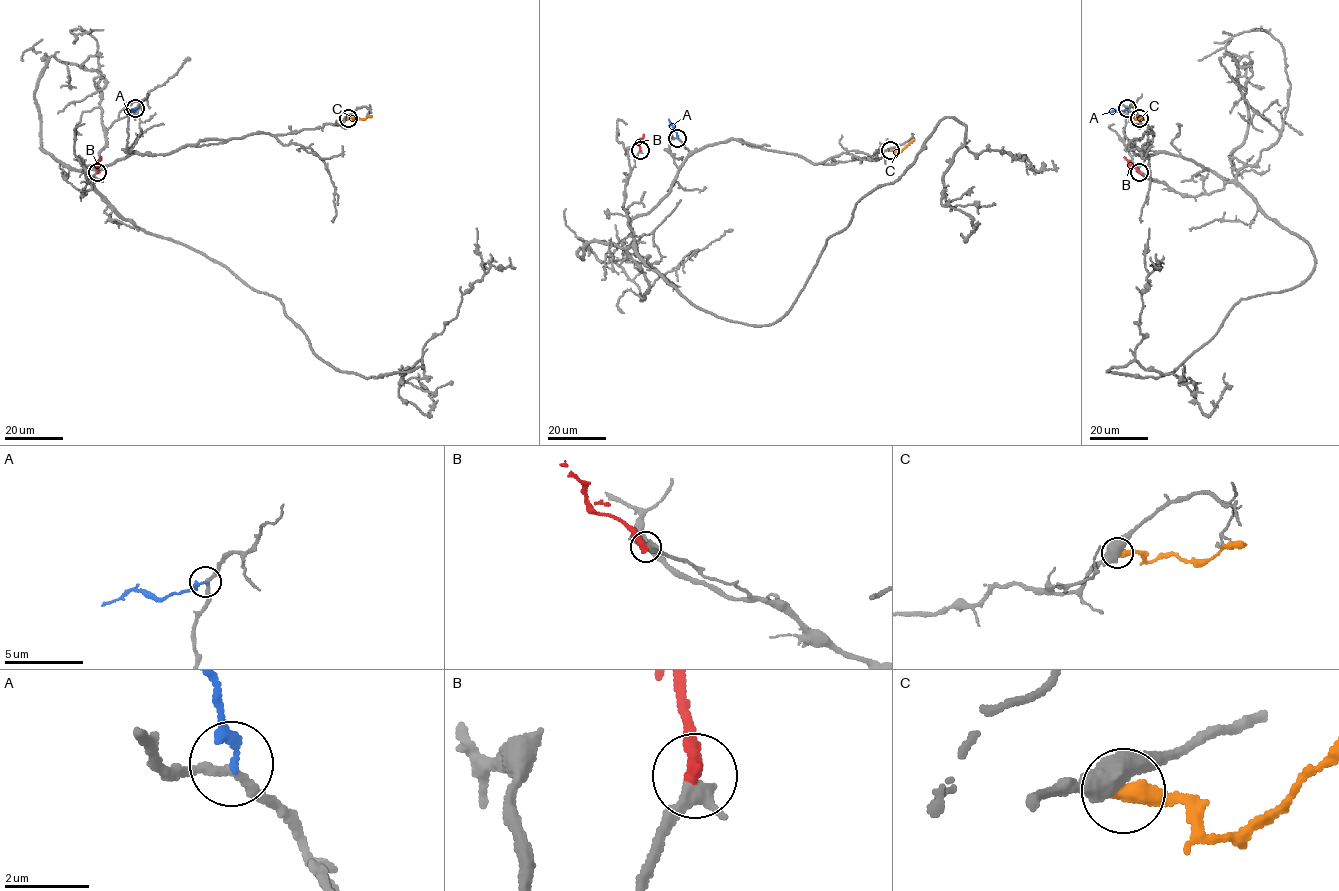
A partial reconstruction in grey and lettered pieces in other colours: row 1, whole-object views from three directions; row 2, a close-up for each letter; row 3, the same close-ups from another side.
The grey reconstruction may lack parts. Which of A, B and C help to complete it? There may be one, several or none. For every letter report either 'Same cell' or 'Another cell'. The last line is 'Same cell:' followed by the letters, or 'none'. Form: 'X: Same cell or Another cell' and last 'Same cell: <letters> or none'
A: Another cell
B: Another cell
C: Another cell
Same cell: none

